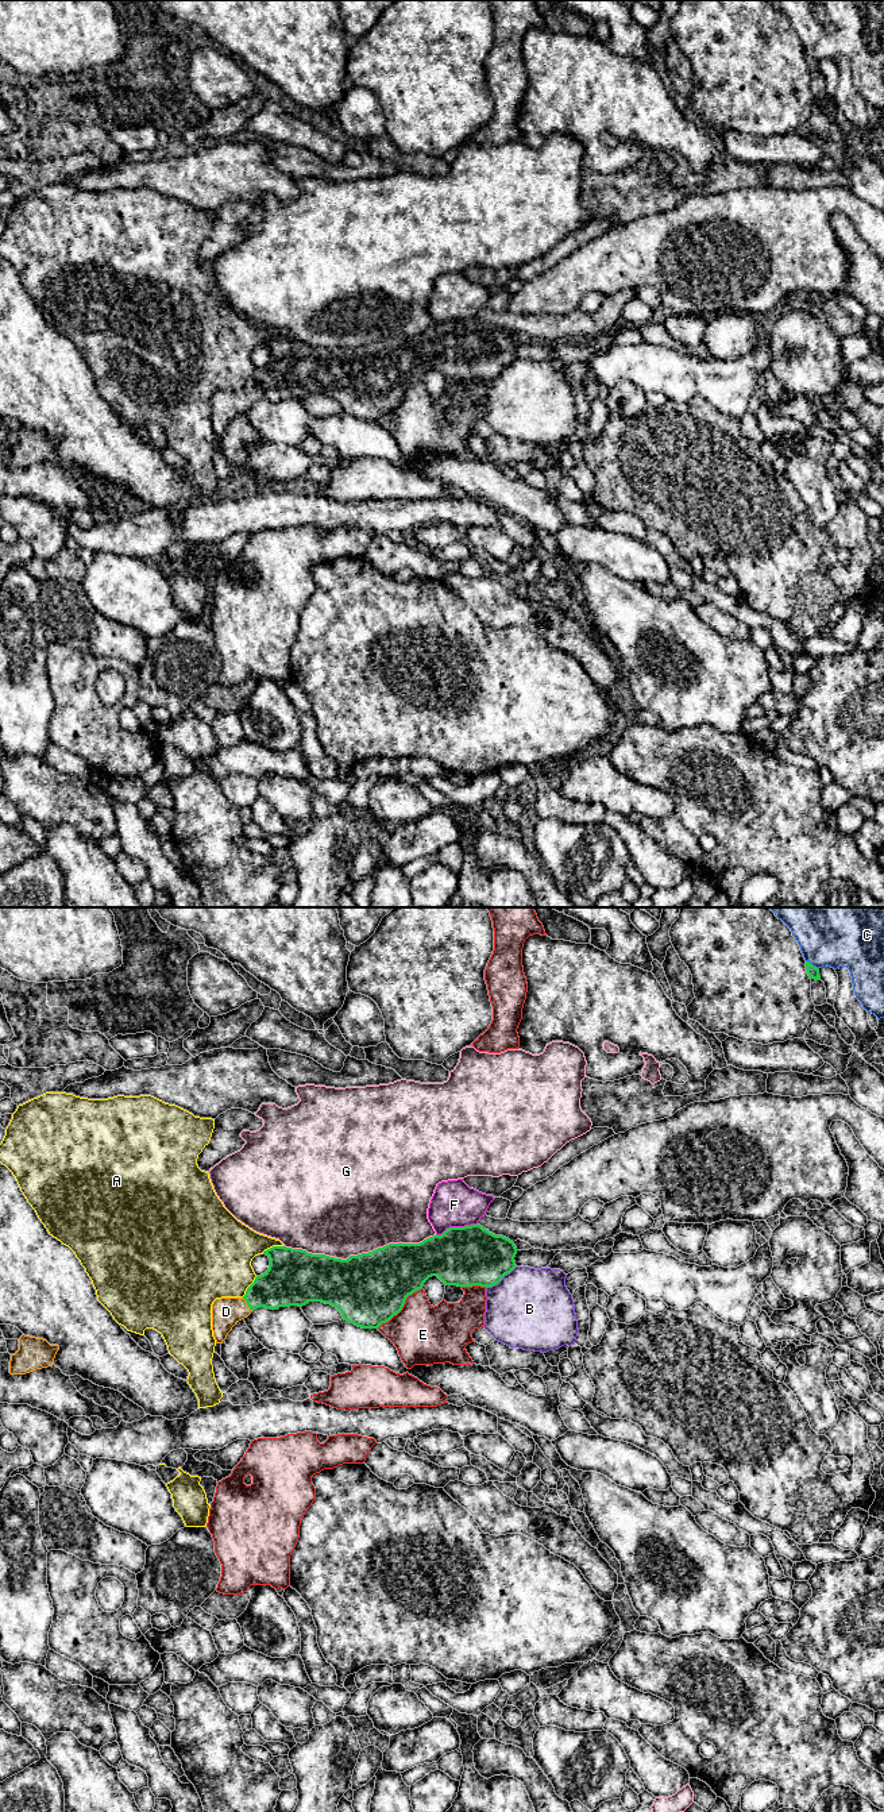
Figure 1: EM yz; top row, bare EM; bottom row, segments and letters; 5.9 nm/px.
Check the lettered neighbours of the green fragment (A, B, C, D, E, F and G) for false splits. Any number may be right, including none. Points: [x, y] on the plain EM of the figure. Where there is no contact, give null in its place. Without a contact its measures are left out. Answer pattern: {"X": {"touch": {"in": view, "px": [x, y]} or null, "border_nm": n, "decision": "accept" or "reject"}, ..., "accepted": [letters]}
{"A": {"touch": {"in": "yz", "px": [271, 340]}, "border_nm": 140, "decision": "reject"}, "B": {"touch": {"in": "yz", "px": [501, 371]}, "border_nm": 240, "decision": "reject"}, "C": {"touch": {"in": "yz", "px": [811, 57]}, "border_nm": 90, "decision": "reject"}, "D": {"touch": {"in": "yz", "px": [247, 397]}, "border_nm": 100, "decision": "accept"}, "E": {"touch": {"in": "yz", "px": [401, 401]}, "border_nm": 360, "decision": "reject"}, "F": {"touch": {"in": "yz", "px": [456, 320]}, "border_nm": 260, "decision": "reject"}, "G": {"touch": {"in": "yz", "px": [359, 347]}, "border_nm": 900, "decision": "reject"}, "accepted": ["D"]}

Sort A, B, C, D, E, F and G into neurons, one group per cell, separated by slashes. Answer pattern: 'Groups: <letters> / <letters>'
Groups: A / B / C / D / E / F / G

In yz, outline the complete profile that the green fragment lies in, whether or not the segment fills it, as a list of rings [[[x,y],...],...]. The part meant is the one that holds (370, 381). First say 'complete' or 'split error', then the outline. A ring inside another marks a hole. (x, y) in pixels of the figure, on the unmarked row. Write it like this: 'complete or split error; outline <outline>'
split error; outline [[[480,317],[449,320],[441,328],[433,328],[420,336],[389,336],[368,346],[350,348],[347,352],[325,347],[312,347],[302,342],[273,339],[263,344],[270,351],[269,362],[256,369],[243,390],[221,390],[212,397],[212,423],[216,436],[223,436],[232,420],[259,400],[277,402],[279,400],[302,400],[309,394],[321,394],[336,400],[344,413],[362,421],[378,421],[397,408],[409,388],[422,381],[424,375],[437,369],[445,378],[493,379],[517,358],[517,340],[503,328],[495,328]]]

